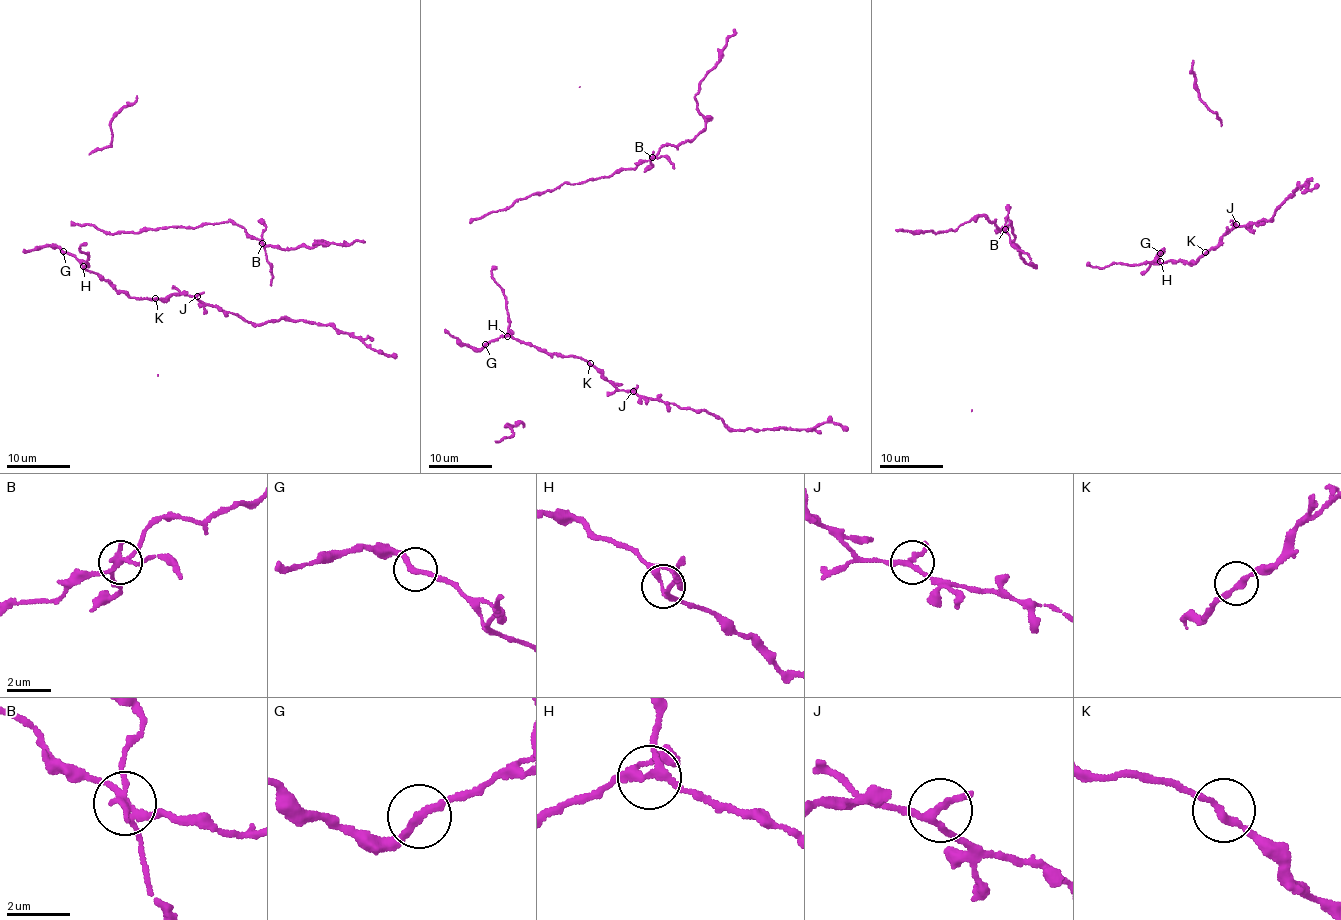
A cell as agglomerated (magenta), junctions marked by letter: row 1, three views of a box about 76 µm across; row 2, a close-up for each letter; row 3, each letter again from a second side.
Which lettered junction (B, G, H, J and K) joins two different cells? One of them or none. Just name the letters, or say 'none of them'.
B

